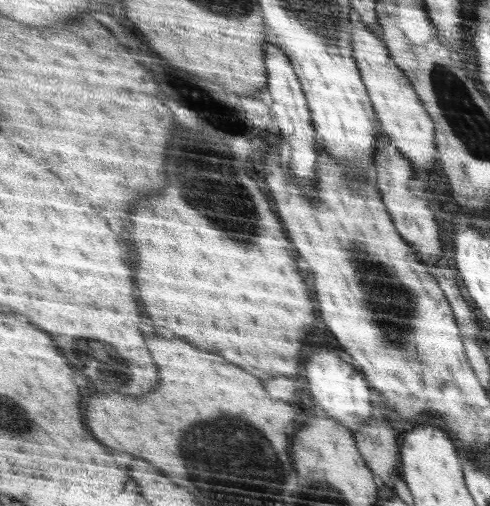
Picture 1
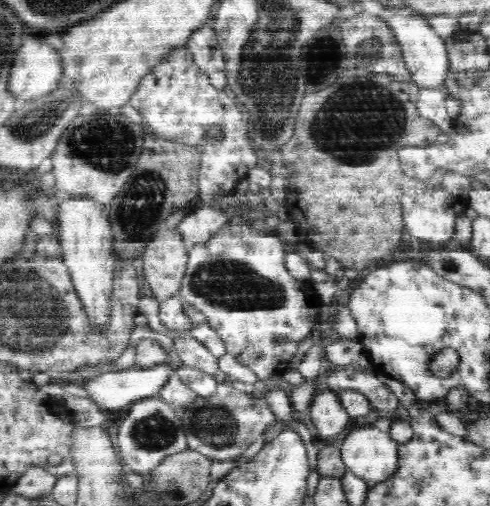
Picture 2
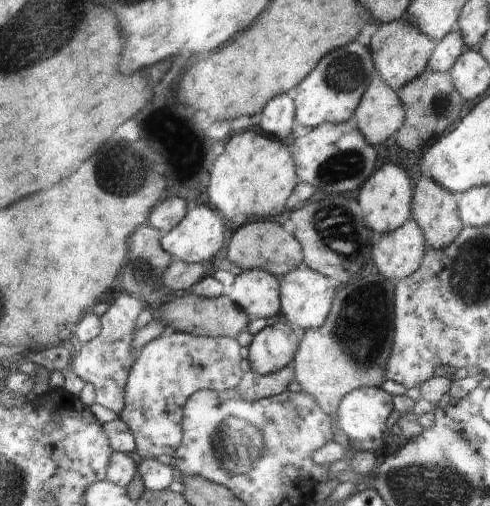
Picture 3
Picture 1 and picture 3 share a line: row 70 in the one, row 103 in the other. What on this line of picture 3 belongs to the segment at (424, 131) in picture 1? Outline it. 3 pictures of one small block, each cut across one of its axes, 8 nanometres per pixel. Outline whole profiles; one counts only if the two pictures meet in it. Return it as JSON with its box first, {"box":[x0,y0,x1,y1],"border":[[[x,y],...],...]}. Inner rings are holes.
{"box":[352,76,405,147],"border":[[[380,76],[369,84],[352,121],[370,144],[380,147],[405,124],[405,107],[397,92]]]}

